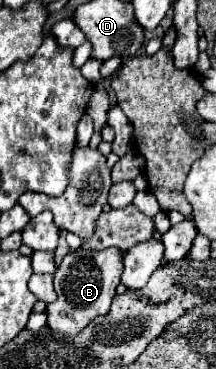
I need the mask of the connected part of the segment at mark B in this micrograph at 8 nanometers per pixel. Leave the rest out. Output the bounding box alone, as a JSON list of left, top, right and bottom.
[47,250,123,334]

